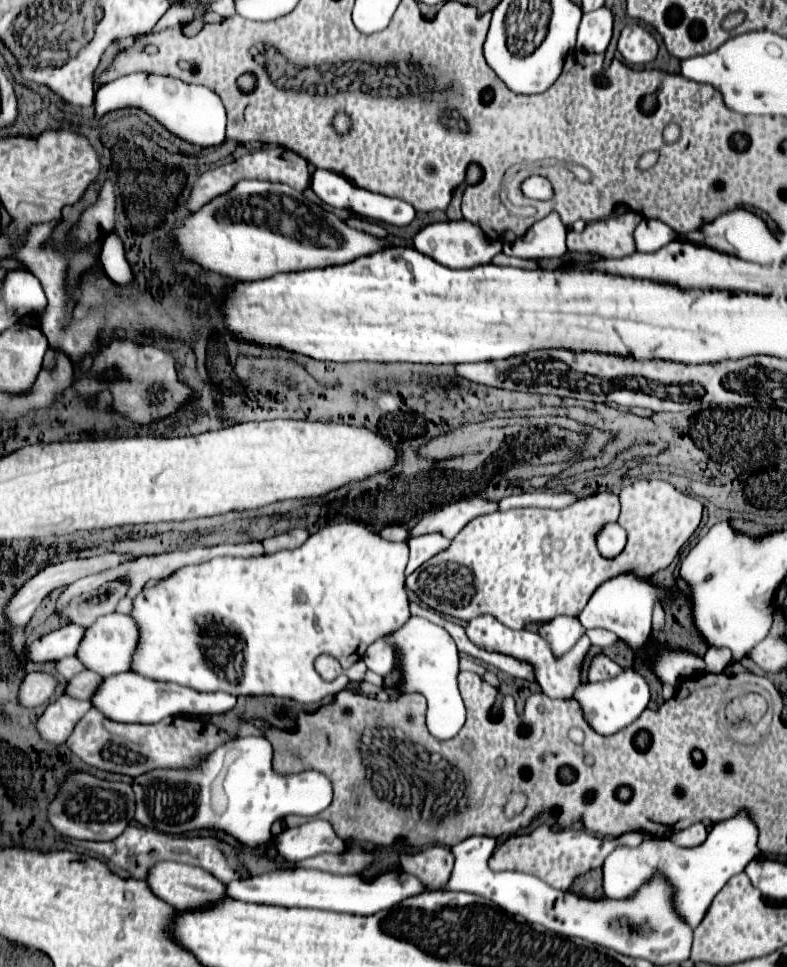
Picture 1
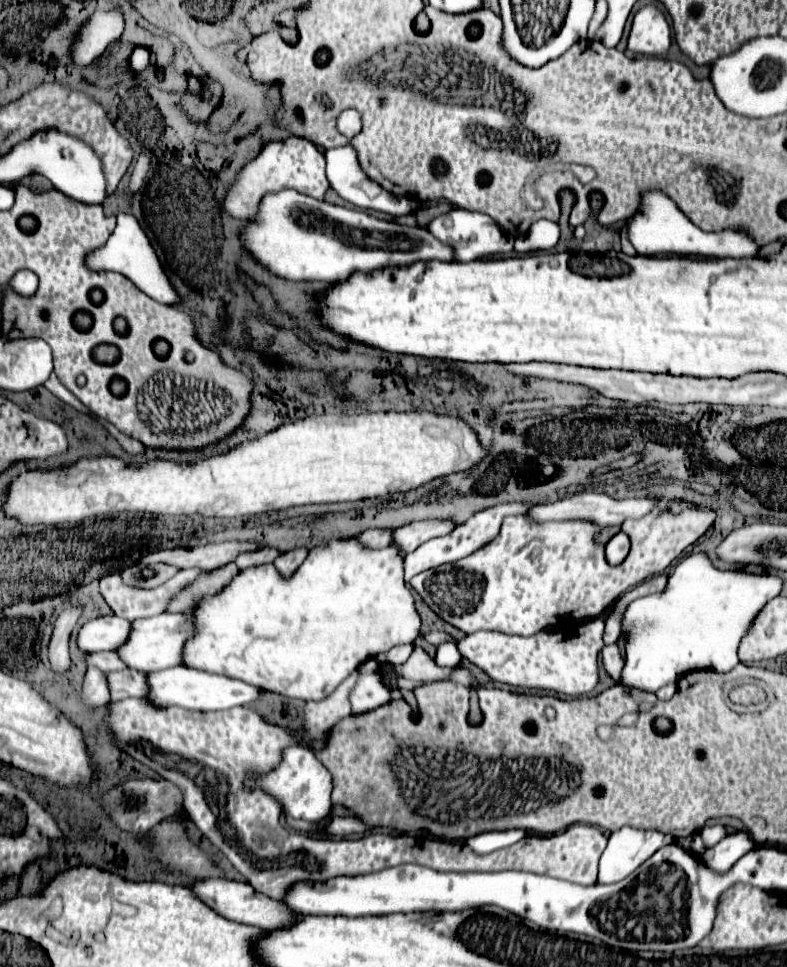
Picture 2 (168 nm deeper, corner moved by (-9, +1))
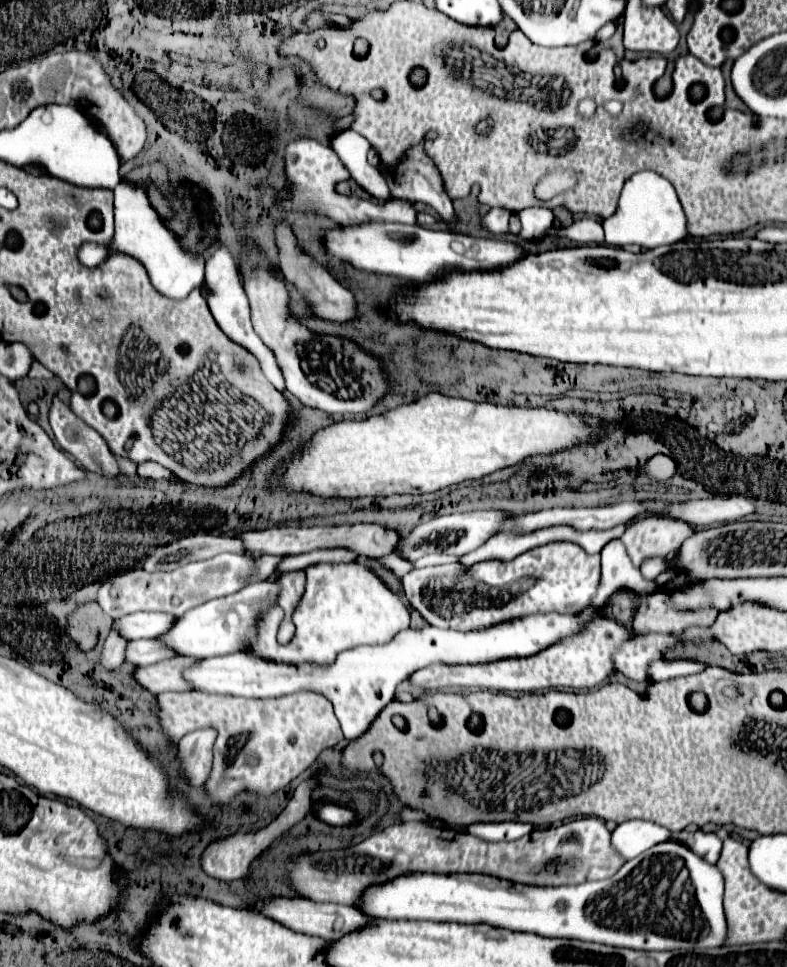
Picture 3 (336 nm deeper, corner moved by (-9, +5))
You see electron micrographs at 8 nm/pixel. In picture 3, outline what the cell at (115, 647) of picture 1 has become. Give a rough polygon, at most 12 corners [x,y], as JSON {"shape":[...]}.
{"shape":[[275,581],[243,587],[175,619],[163,647],[179,657],[235,653]]}

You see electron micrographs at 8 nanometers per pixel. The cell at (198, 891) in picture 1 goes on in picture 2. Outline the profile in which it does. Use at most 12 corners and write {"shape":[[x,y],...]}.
{"shape":[[203,879],[193,891],[219,915],[263,931],[299,917],[249,883]]}

